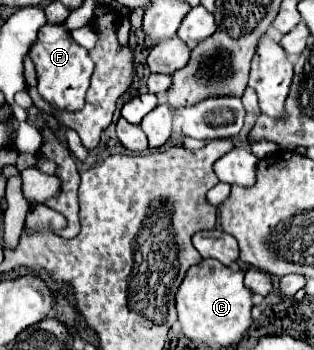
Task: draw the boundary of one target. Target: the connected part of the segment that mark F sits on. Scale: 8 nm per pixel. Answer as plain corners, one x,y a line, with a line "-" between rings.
45,23
37,33
37,41
29,49
29,57
35,63
39,95
57,111
81,111
93,73
93,61
87,49
73,41
69,29
63,23

